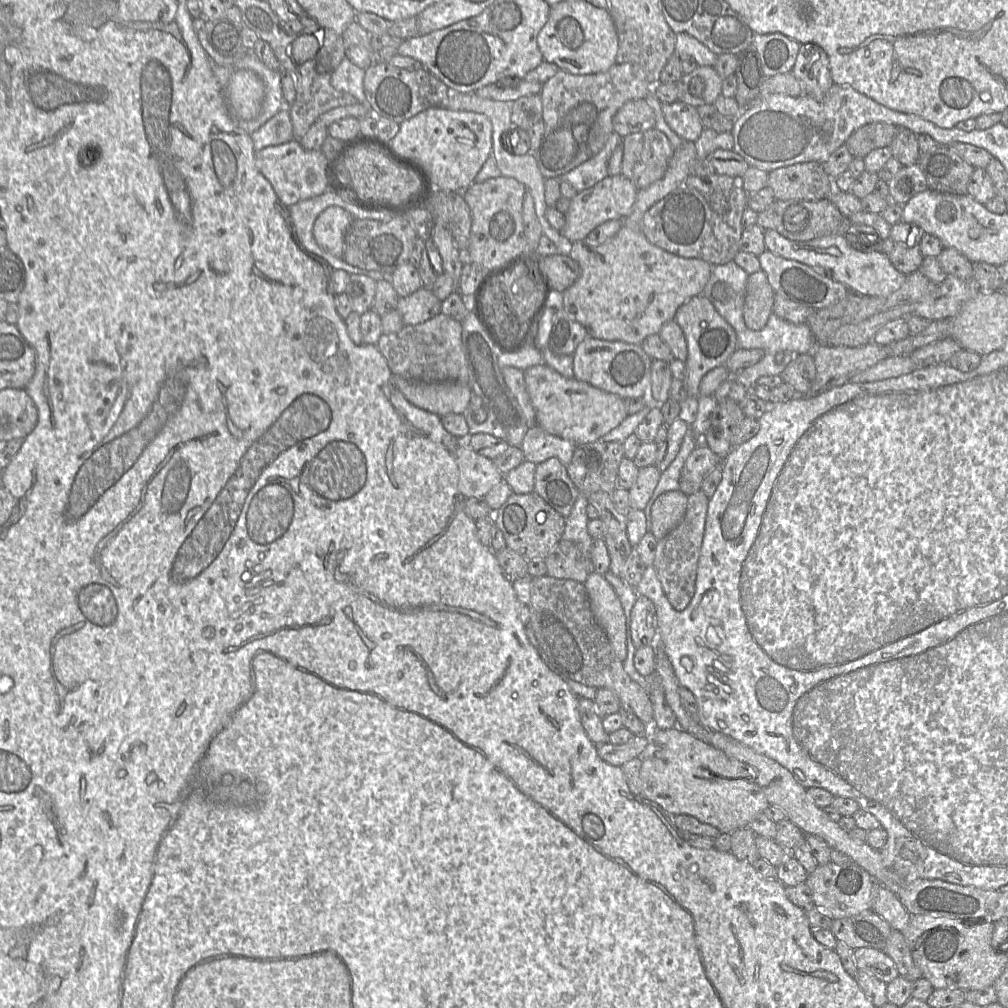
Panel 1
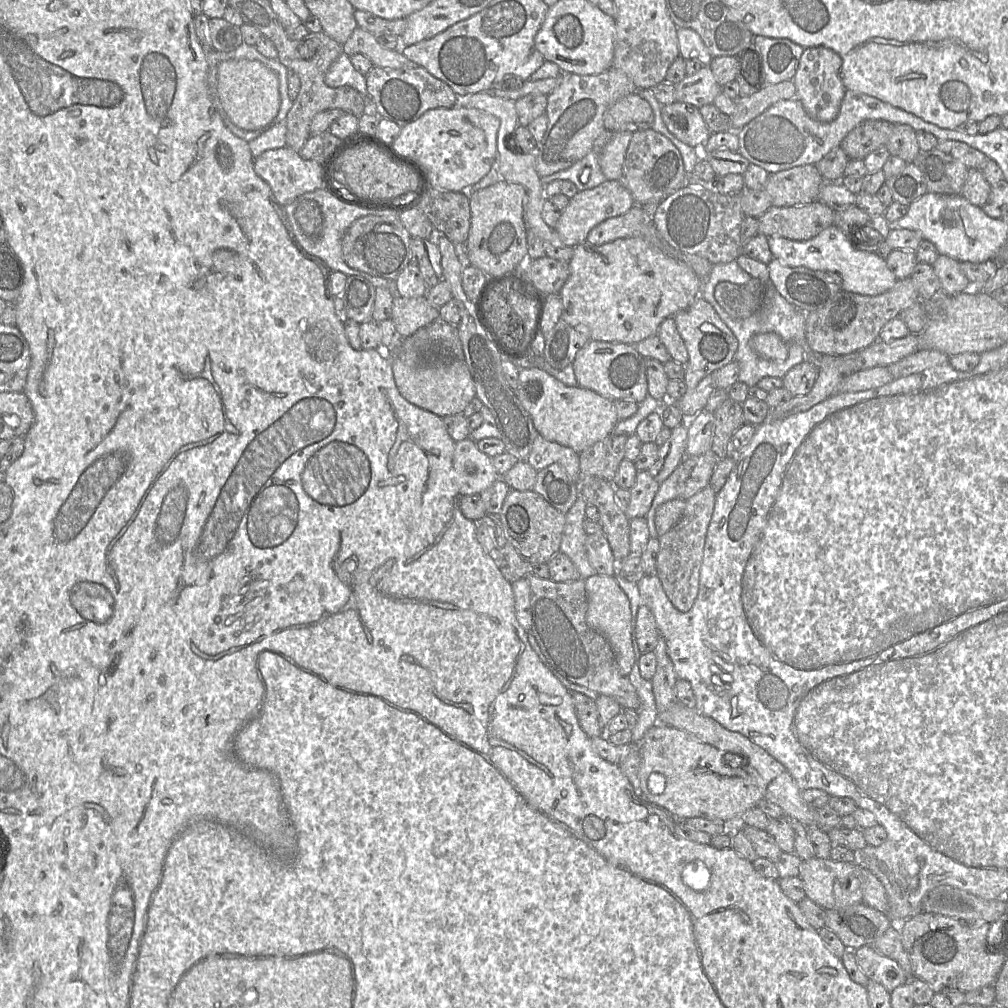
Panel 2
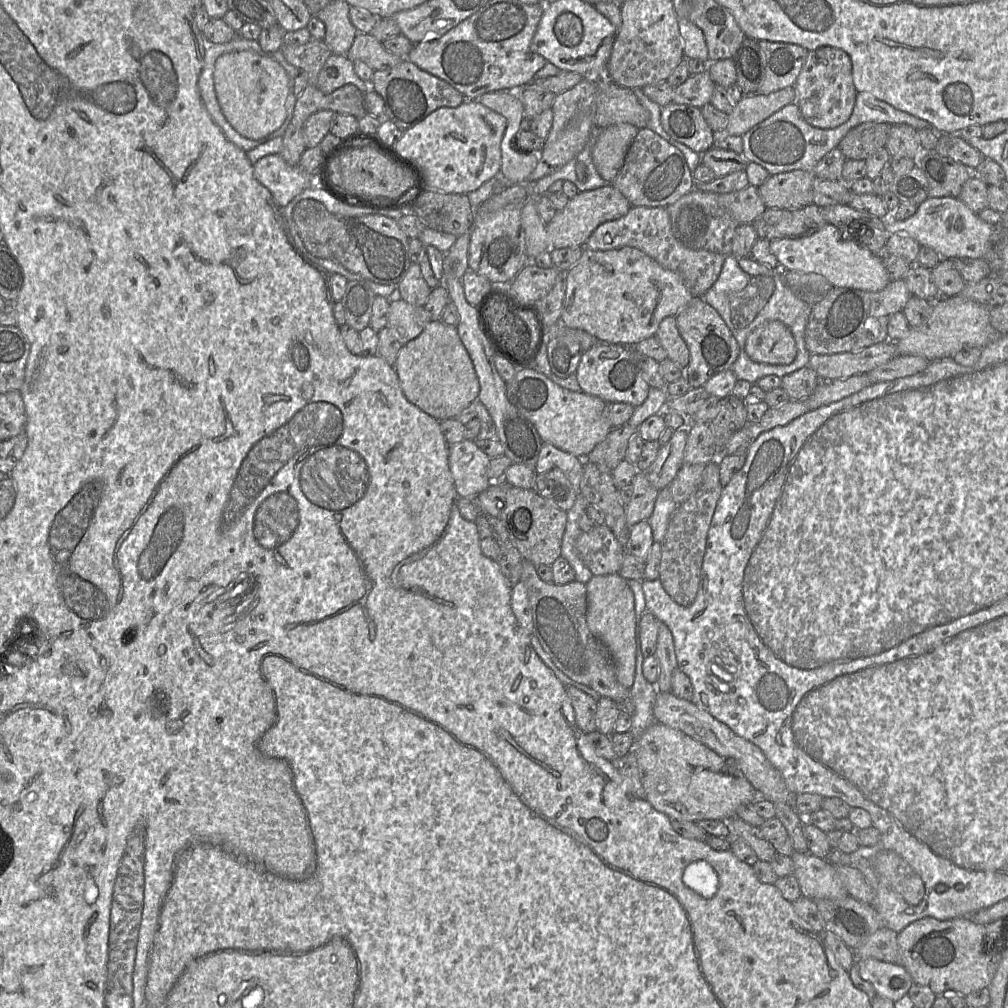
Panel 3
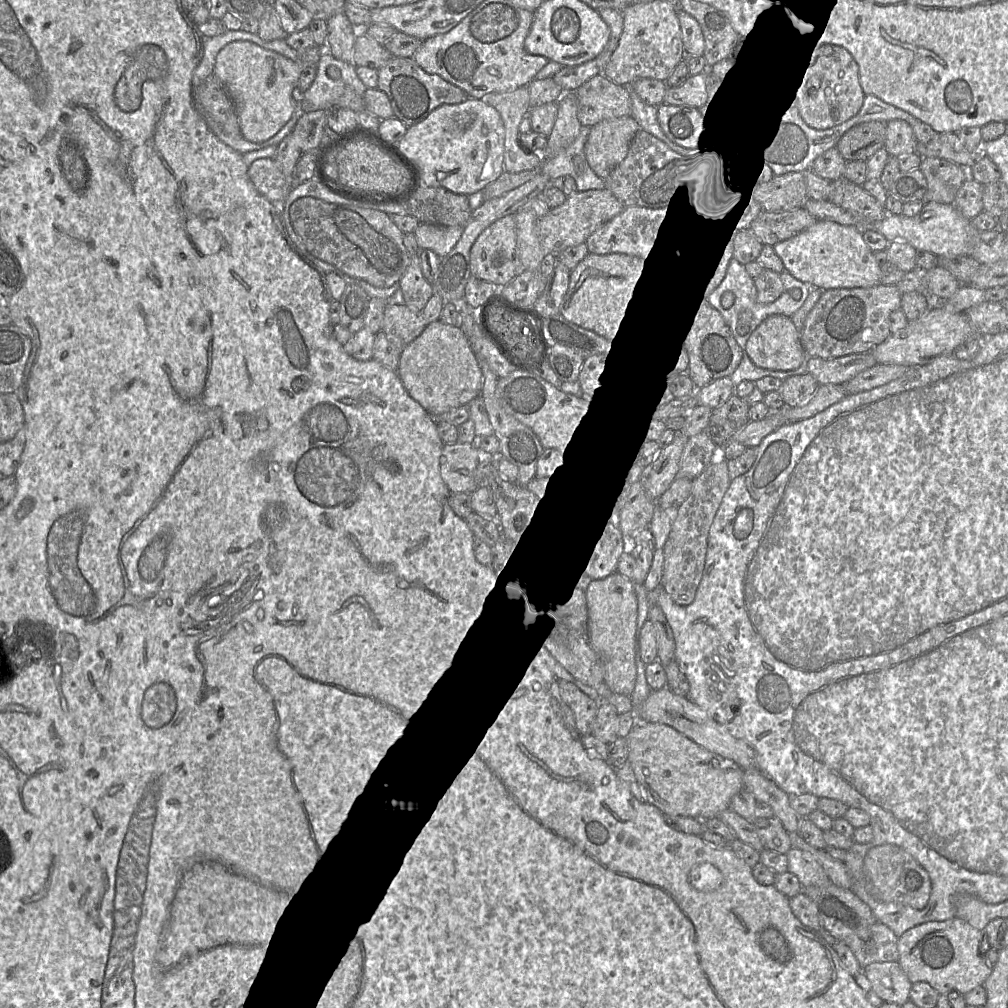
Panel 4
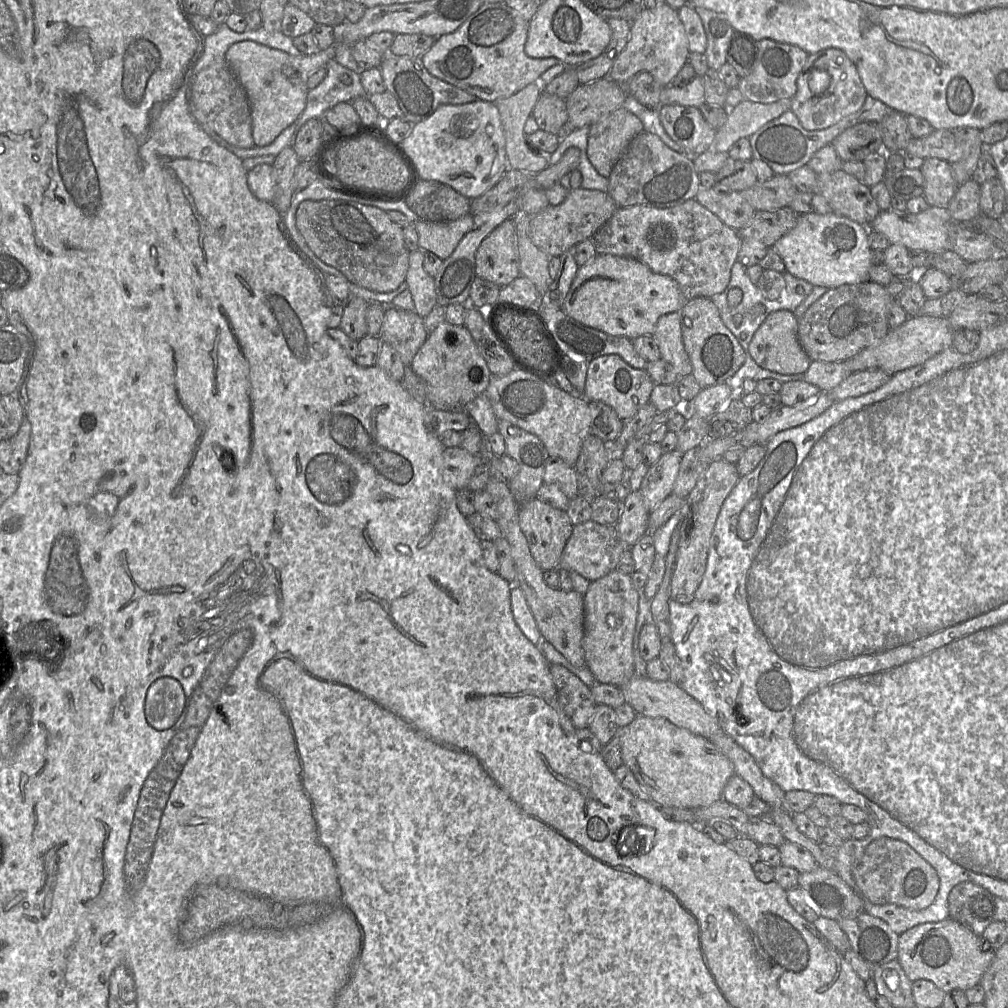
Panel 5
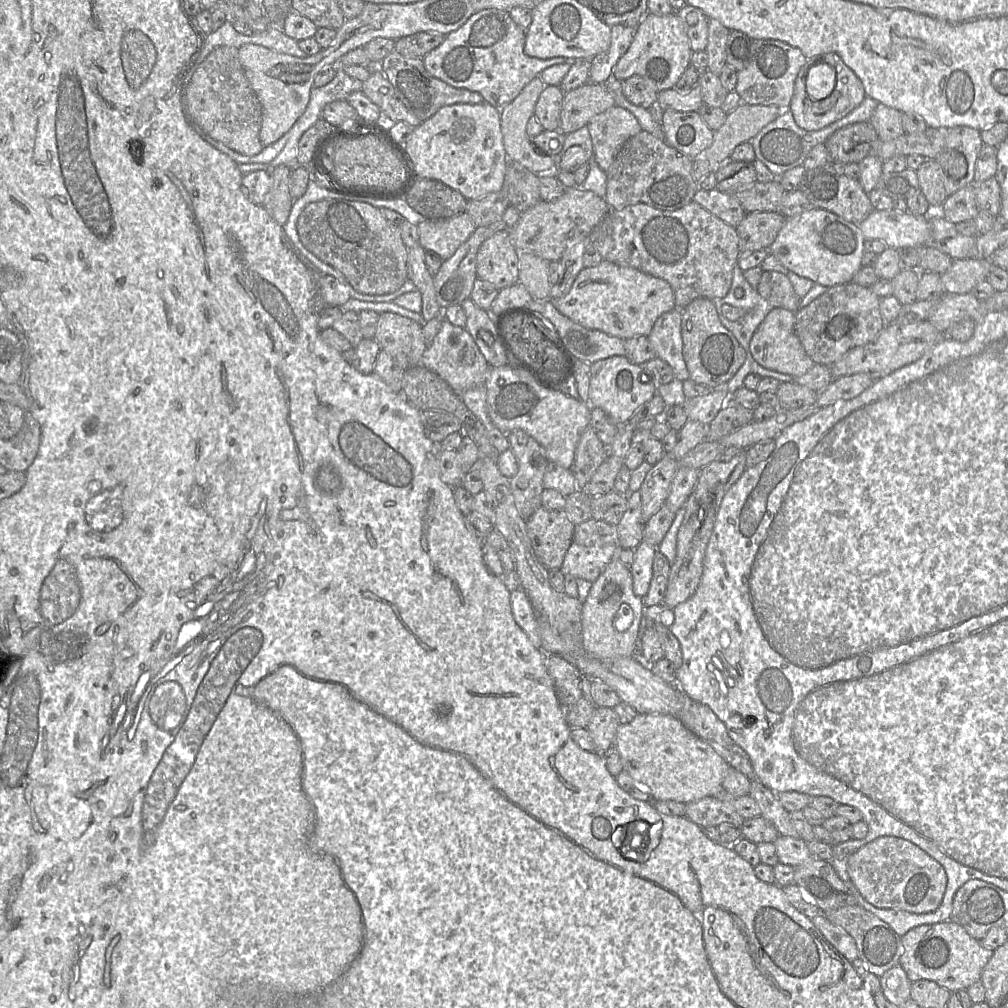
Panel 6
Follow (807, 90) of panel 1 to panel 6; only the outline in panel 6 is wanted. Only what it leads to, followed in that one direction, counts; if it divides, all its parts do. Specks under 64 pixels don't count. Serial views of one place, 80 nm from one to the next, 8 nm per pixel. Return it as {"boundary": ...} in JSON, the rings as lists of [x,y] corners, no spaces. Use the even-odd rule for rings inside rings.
{"boundary":[[[829,52],[821,56],[807,59],[805,65],[803,65],[798,72],[789,109],[799,127],[807,131],[816,131],[846,116],[854,110],[865,97],[864,86],[854,71],[844,63],[838,54]],[[818,63],[830,64],[835,69],[836,85],[833,92],[828,97],[822,100],[812,100],[809,98],[806,91],[806,79],[809,70]]]}

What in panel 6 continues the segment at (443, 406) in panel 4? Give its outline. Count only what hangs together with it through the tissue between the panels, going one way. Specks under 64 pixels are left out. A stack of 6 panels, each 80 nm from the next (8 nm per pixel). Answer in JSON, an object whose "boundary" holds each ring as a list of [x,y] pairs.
{"boundary":[[[445,319],[430,347],[425,349],[420,365],[436,373],[456,394],[461,394],[476,385],[484,385],[488,373],[488,363],[469,332]]]}

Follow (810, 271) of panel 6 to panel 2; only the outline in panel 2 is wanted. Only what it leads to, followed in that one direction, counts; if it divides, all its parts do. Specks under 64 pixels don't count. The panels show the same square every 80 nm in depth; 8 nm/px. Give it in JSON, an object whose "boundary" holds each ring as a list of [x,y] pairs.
{"boundary":[[[832,225],[811,239],[794,241],[782,236],[767,236],[768,245],[774,258],[789,267],[806,267],[825,272],[843,291],[875,296],[890,290],[897,278],[877,254],[858,248],[848,235],[839,227]]]}

